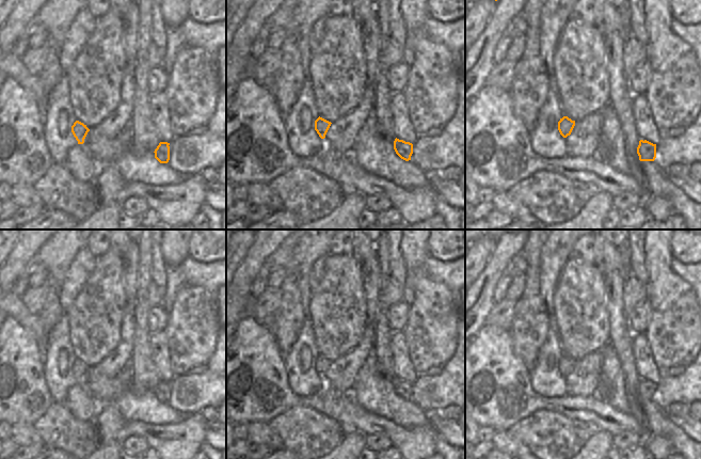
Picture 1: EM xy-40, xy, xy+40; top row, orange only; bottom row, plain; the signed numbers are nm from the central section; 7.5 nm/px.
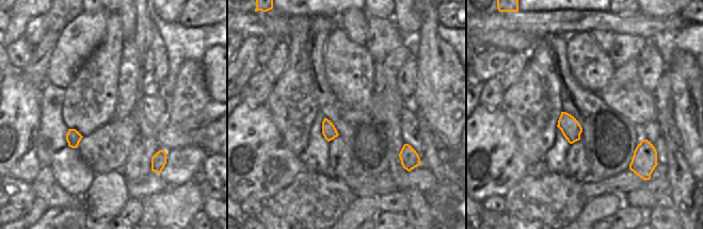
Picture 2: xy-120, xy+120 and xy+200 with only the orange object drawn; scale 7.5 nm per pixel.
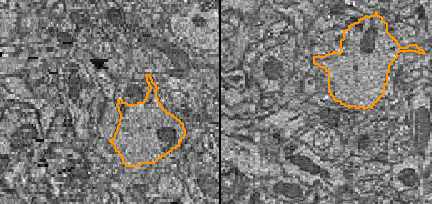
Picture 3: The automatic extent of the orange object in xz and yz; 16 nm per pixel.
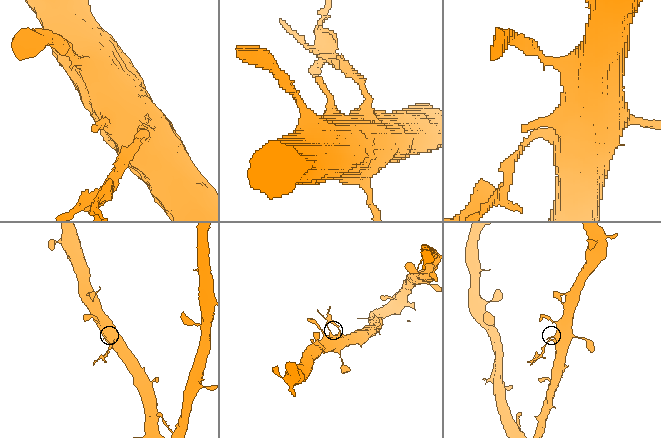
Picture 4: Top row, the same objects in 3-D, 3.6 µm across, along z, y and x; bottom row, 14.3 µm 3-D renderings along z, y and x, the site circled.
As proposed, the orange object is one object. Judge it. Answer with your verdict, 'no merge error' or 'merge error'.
merge error

